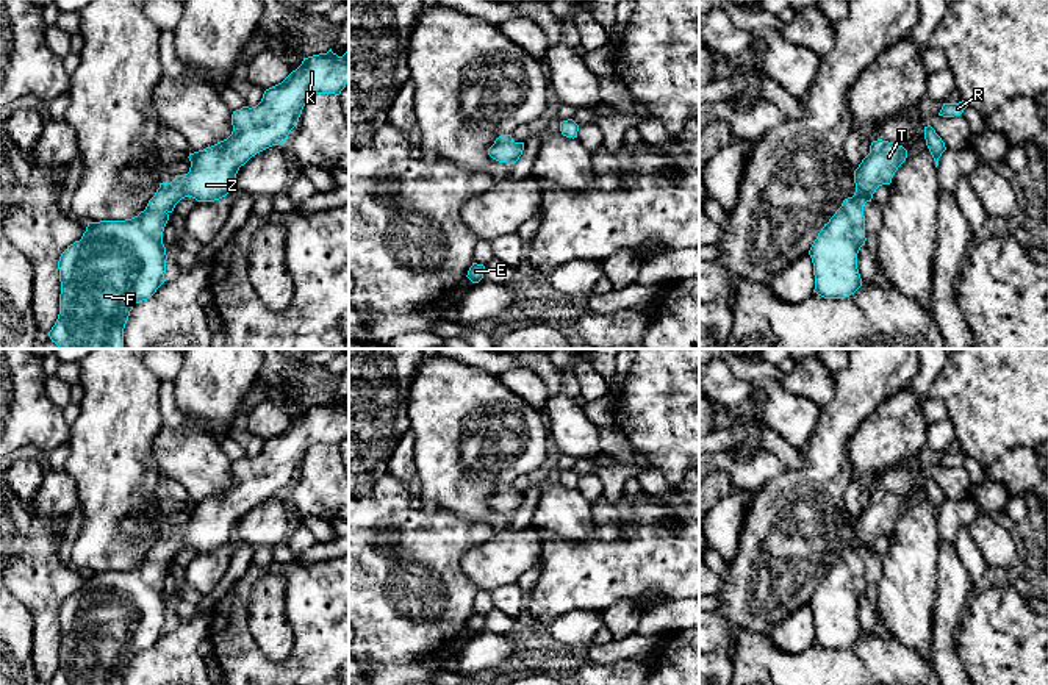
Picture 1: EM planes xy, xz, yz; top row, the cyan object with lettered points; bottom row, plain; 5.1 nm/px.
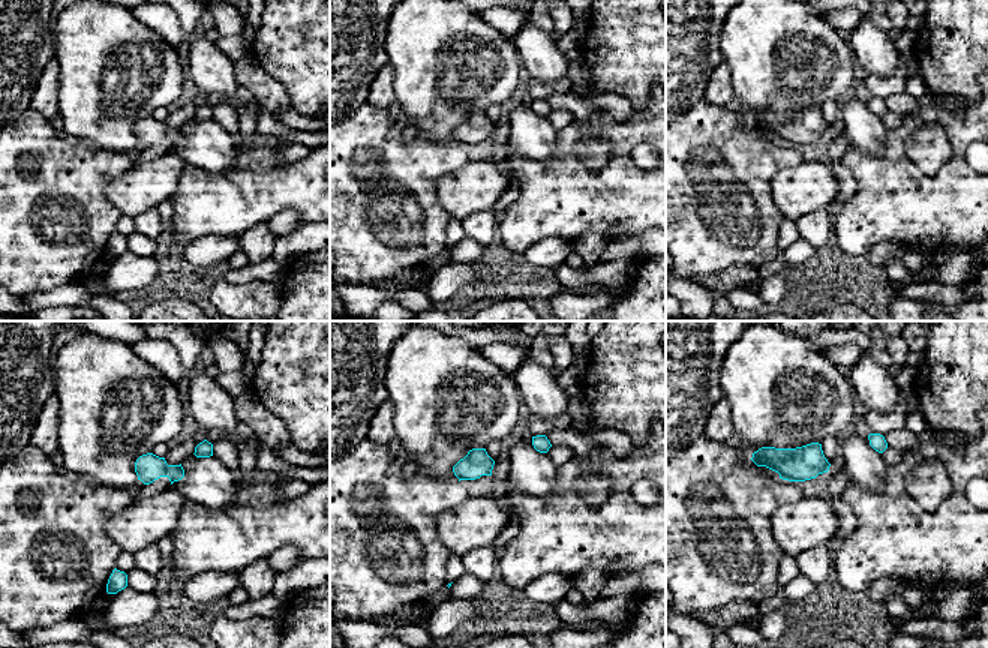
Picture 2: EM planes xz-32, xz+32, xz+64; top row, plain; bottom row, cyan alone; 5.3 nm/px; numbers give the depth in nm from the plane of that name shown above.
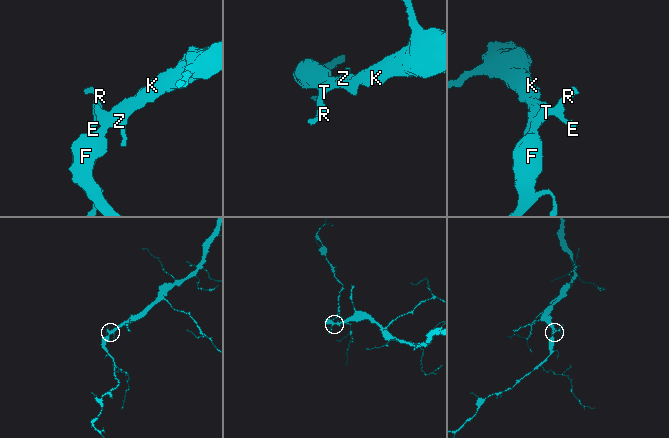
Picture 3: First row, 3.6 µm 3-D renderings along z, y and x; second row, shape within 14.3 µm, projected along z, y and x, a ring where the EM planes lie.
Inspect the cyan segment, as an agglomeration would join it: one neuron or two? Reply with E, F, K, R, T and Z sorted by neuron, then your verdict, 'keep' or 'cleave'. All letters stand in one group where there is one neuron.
E F K R T Z; keep

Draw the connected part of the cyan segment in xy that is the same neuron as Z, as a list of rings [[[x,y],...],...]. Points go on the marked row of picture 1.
[[[349,50],[338,56],[332,52],[303,58],[302,64],[293,70],[282,83],[264,91],[261,102],[257,106],[242,106],[231,114],[231,134],[203,150],[189,153],[191,167],[185,175],[175,175],[170,183],[160,183],[155,195],[149,200],[144,211],[125,221],[100,221],[88,222],[86,231],[80,241],[70,244],[59,256],[59,314],[48,332],[50,339],[59,349],[124,349],[124,328],[133,307],[142,300],[150,299],[156,289],[166,282],[166,247],[163,244],[163,231],[169,221],[169,214],[175,205],[185,199],[192,197],[197,202],[214,202],[225,197],[235,189],[235,178],[241,166],[244,166],[257,153],[283,144],[291,130],[299,122],[307,100],[314,94],[335,94],[349,83]]]

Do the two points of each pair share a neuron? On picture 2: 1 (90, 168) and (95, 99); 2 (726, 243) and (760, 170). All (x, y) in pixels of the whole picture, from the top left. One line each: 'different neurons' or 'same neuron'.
1: different neurons
2: same neuron

